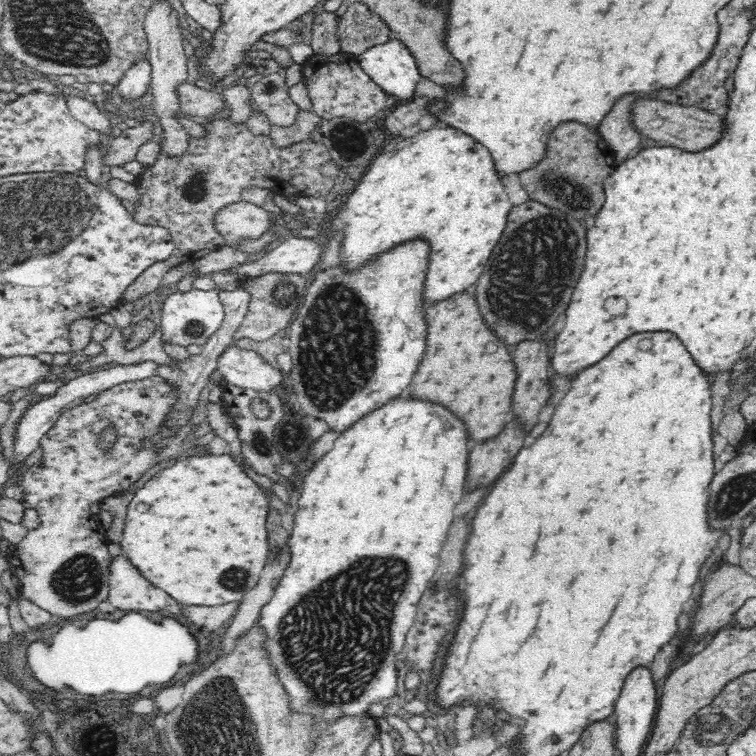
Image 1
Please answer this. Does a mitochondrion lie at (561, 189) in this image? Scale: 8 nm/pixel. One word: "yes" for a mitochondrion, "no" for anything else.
yes

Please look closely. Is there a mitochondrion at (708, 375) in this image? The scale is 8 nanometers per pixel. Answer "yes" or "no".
no

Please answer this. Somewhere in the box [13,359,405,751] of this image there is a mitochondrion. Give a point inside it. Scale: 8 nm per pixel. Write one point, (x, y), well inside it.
(78, 582)

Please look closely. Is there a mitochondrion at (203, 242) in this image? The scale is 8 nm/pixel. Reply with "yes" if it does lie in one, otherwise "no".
no

